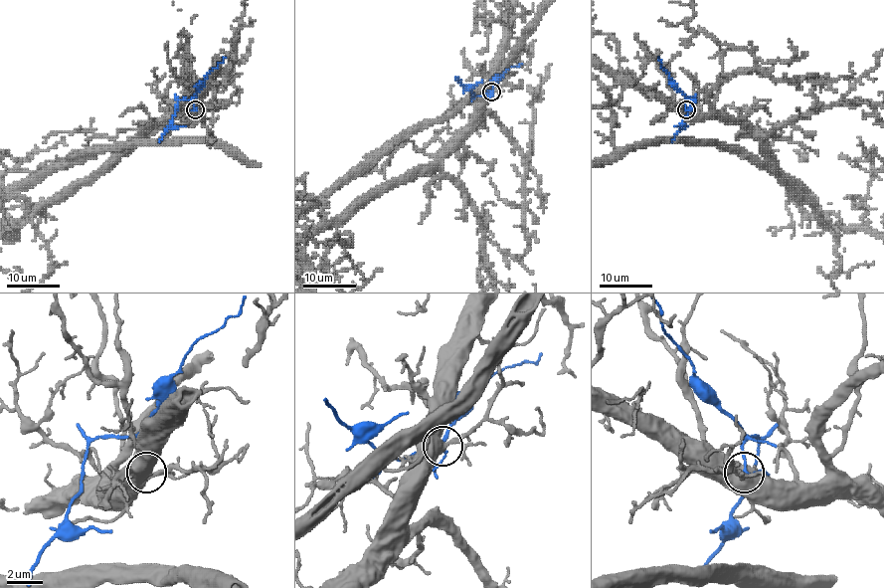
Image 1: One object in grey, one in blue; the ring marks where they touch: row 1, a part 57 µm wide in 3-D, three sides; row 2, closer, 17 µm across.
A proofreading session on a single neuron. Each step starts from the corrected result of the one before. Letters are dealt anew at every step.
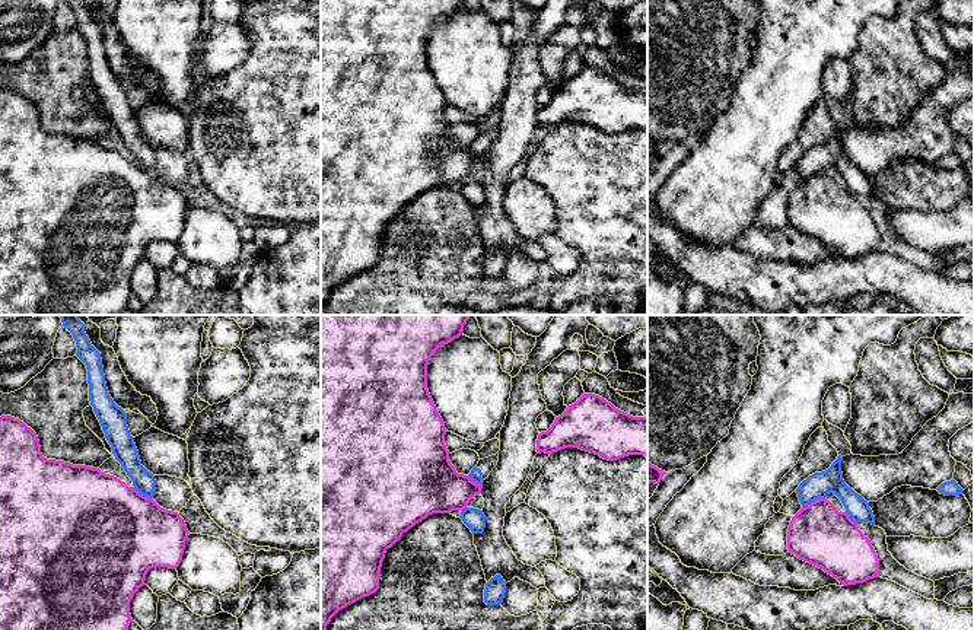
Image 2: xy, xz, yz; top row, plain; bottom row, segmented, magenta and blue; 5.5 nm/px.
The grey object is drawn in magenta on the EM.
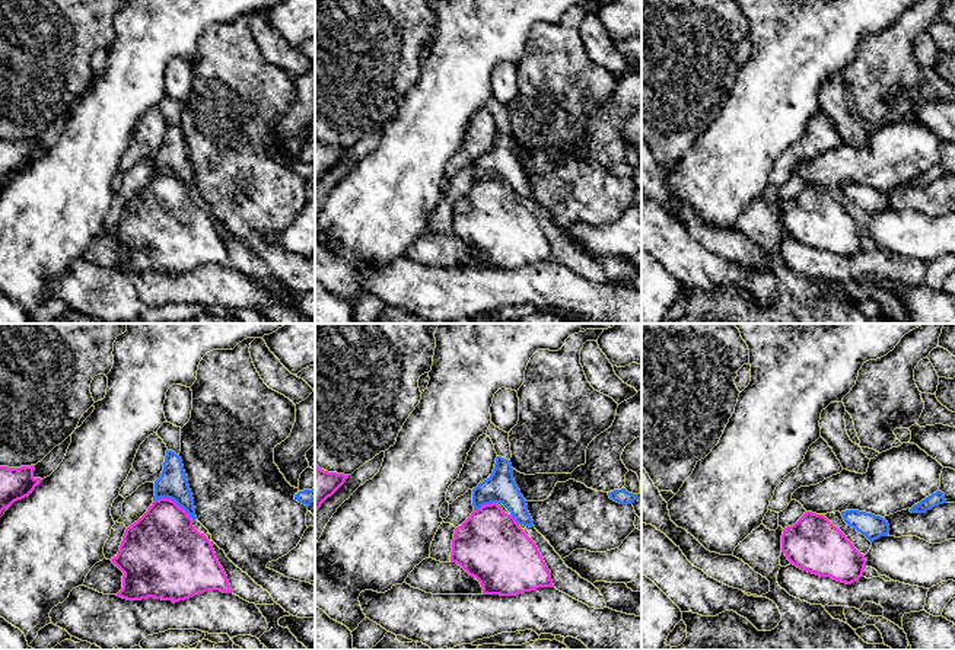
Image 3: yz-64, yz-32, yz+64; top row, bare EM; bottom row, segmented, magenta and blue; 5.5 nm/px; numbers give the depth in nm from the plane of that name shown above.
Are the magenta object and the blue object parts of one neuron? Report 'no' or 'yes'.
no

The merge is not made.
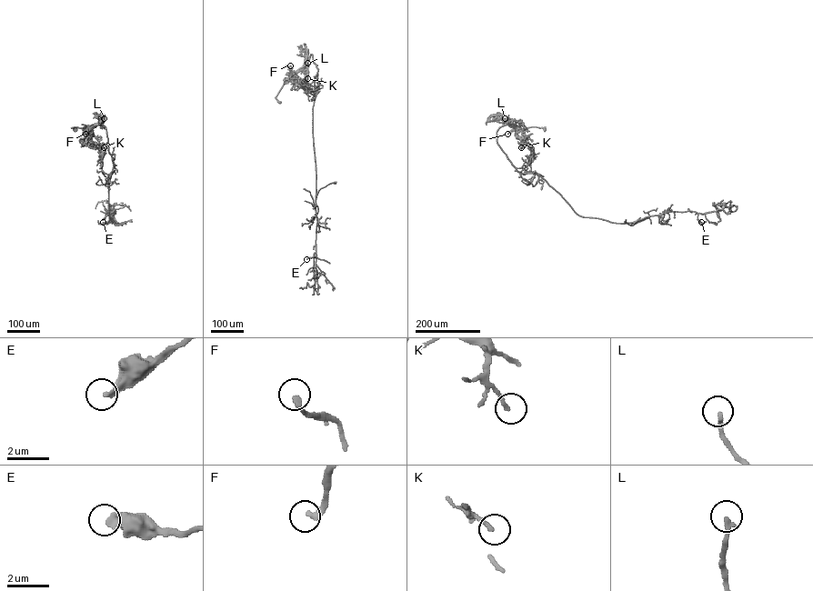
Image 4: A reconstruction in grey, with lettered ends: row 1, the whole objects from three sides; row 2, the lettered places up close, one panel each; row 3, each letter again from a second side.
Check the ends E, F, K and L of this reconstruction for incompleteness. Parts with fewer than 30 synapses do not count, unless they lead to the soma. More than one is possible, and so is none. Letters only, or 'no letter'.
F

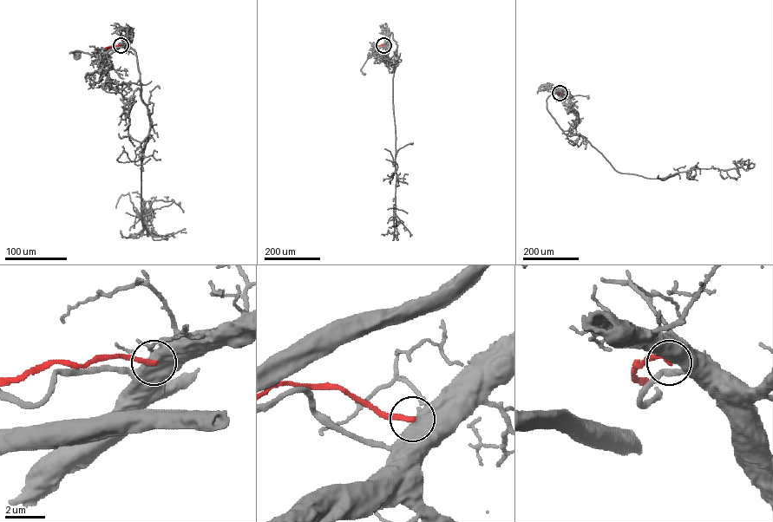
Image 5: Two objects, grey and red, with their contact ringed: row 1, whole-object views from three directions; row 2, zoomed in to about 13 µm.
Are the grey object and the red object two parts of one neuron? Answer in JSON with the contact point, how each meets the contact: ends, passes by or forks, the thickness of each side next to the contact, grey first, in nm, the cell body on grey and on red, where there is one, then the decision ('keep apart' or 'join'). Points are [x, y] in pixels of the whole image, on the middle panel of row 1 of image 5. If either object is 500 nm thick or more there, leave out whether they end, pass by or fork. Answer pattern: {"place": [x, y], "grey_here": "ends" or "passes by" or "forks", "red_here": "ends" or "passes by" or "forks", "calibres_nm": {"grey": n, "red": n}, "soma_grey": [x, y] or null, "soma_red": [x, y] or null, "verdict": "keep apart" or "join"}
{"place": [383, 45], "calibres_nm": {"grey": 800, "red": 260}, "soma_grey": [363, 74], "soma_red": null, "verdict": "keep apart"}

